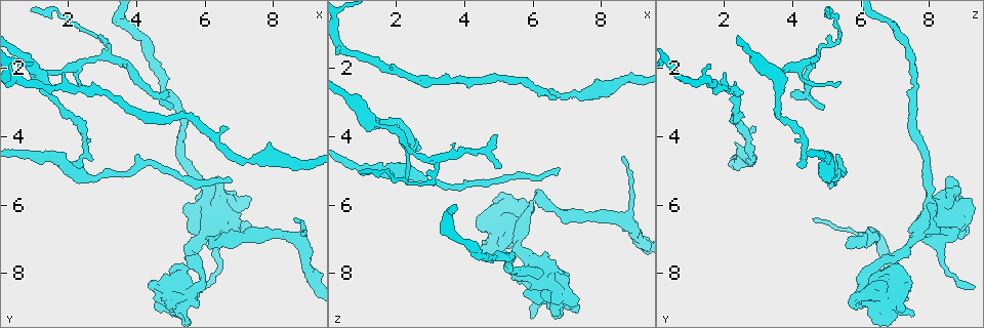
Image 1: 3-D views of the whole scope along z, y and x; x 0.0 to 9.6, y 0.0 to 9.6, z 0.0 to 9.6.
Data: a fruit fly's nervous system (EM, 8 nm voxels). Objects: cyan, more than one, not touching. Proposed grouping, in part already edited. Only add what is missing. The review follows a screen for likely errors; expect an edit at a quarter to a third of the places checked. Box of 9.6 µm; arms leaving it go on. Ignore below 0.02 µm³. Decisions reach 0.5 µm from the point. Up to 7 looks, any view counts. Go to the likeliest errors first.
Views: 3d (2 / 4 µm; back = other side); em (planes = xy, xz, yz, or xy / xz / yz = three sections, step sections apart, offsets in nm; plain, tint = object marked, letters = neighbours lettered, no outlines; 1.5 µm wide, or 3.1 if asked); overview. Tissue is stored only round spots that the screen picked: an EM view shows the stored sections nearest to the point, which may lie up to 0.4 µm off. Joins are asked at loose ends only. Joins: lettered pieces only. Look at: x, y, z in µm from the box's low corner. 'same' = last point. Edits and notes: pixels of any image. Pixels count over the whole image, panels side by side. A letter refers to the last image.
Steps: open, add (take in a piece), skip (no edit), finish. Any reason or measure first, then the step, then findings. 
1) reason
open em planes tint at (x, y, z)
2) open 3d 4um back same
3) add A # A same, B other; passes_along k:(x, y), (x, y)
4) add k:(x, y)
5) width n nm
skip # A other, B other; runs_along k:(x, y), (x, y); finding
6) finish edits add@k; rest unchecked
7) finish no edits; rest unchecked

free end
open em xz step 4 letters at (6.05, 7.25, 5.50)

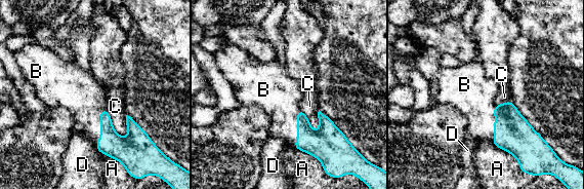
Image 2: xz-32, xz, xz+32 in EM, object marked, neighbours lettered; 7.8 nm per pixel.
add B # A other, B same, C other, D other; passes_along 2:(308, 141), (297, 112), (270, 96); the neuron continues

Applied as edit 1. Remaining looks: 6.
open overview

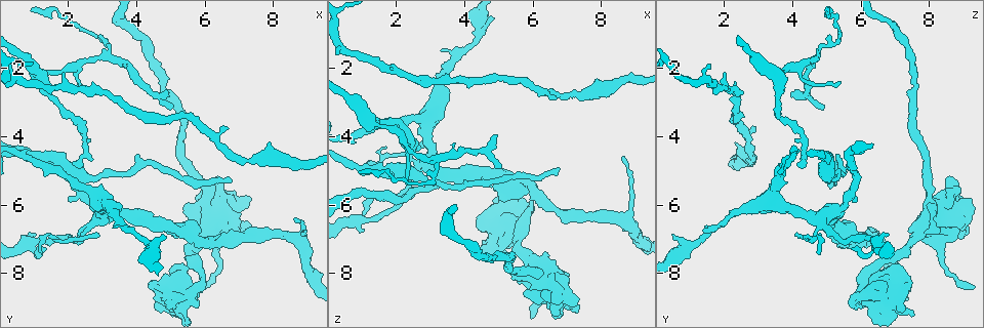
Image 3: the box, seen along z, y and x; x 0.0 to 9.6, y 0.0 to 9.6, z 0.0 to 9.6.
end of a long branch
open 3d 4um at (6.75, 5.30, 4.90)

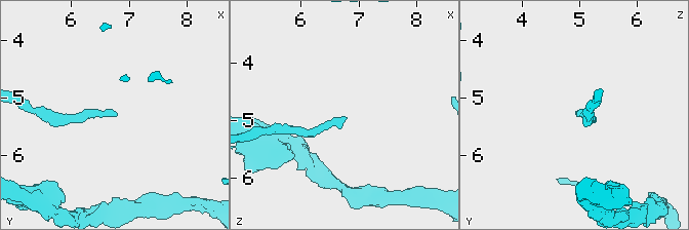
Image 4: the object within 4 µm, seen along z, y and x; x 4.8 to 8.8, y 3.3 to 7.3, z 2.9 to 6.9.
need the tissue
open em xz step 8 letters at (6.80, 5.30, 4.95)

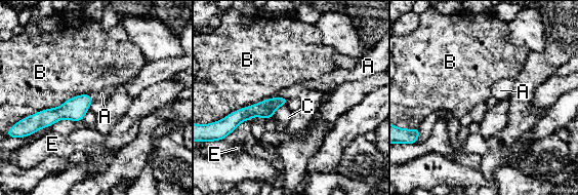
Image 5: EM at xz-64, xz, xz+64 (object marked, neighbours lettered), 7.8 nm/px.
cut it another way
open em planes letters same

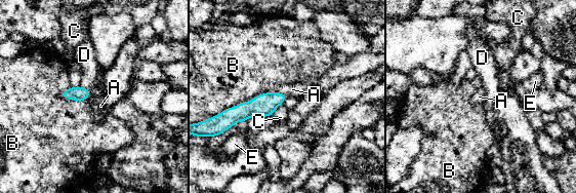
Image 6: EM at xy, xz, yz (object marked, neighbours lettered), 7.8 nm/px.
width 110 nm
add A # A same, B other, C other, D other, E other; the neuron continues

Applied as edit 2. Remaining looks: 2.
branch stops here
open 3d 2um at (5.05, 8.95, 5.95)

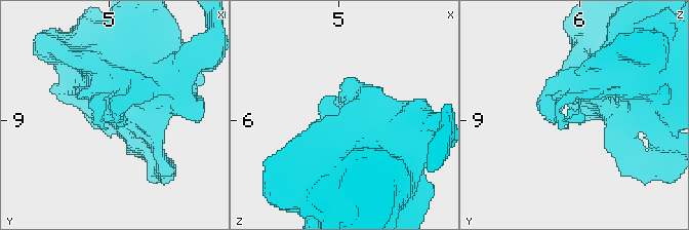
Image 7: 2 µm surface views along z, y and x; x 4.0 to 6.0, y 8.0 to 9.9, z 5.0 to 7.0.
open em xz step 8 letters at (5.00, 9.00, 5.98)

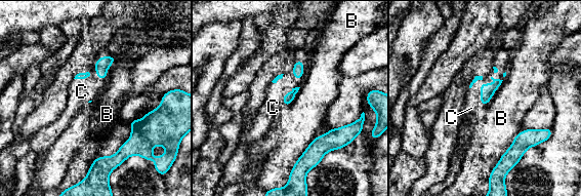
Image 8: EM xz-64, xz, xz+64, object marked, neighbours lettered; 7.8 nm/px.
add C # B other, C same; the neuron continues

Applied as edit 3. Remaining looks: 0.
finish edits add@2, add@6, add@8; rest unchecked

